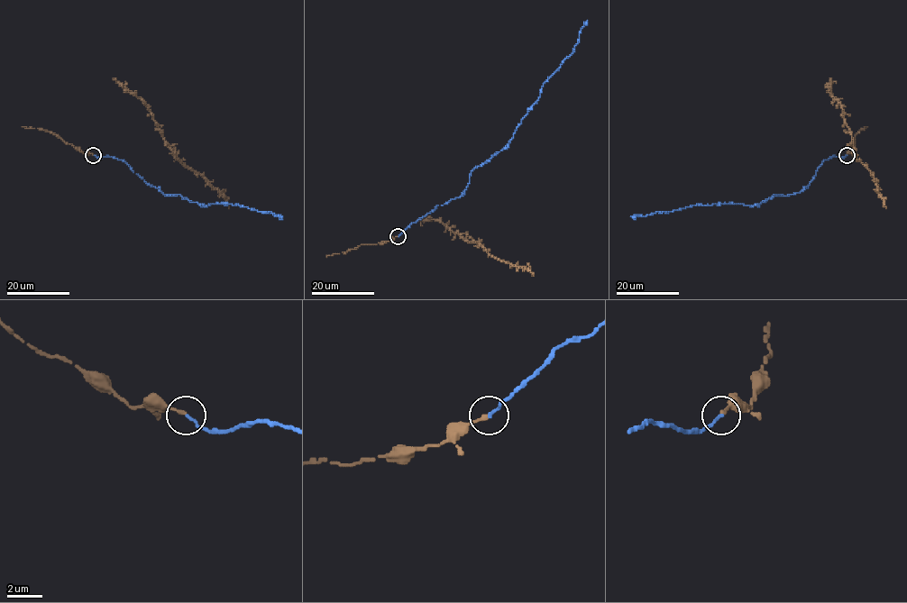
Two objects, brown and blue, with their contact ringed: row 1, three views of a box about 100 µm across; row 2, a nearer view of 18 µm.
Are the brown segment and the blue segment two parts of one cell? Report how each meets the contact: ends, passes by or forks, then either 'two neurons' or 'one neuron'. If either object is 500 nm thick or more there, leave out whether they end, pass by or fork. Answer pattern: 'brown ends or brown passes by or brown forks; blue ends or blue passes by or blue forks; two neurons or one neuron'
brown ends; blue ends; one neuron

